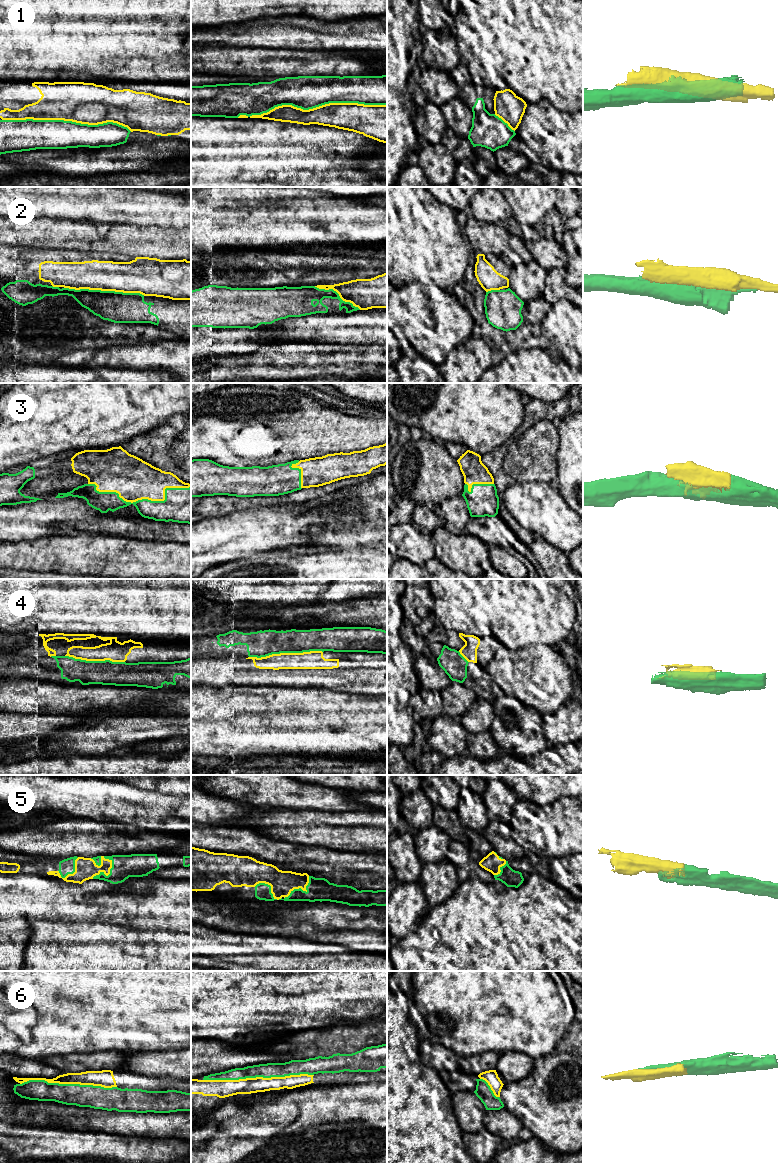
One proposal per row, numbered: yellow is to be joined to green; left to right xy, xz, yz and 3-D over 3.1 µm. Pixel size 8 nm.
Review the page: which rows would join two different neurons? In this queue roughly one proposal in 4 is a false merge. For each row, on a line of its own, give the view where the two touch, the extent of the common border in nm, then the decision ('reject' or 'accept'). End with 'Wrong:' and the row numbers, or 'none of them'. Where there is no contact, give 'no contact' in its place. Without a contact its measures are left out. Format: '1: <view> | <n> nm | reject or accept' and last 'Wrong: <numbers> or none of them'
1: xz | 1200 nm | reject
2: xy | 650 nm | reject
3: xy | 800 nm | accept
4: xz | 600 nm | reject
5: xy | 220 nm | accept
6: xz | 900 nm | accept
Wrong: 1, 2, 4

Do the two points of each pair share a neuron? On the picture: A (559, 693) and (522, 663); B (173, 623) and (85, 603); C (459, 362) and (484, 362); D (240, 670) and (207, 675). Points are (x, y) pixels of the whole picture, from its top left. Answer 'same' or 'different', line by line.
A: same
B: different
C: same
D: same

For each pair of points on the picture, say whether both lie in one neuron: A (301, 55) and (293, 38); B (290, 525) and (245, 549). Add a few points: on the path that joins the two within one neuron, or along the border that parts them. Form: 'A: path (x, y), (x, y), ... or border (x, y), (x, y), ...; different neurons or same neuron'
A: border (274, 49), (322, 49); different neurons
B: path (279, 526), (264, 530), (256, 538); same neuron

